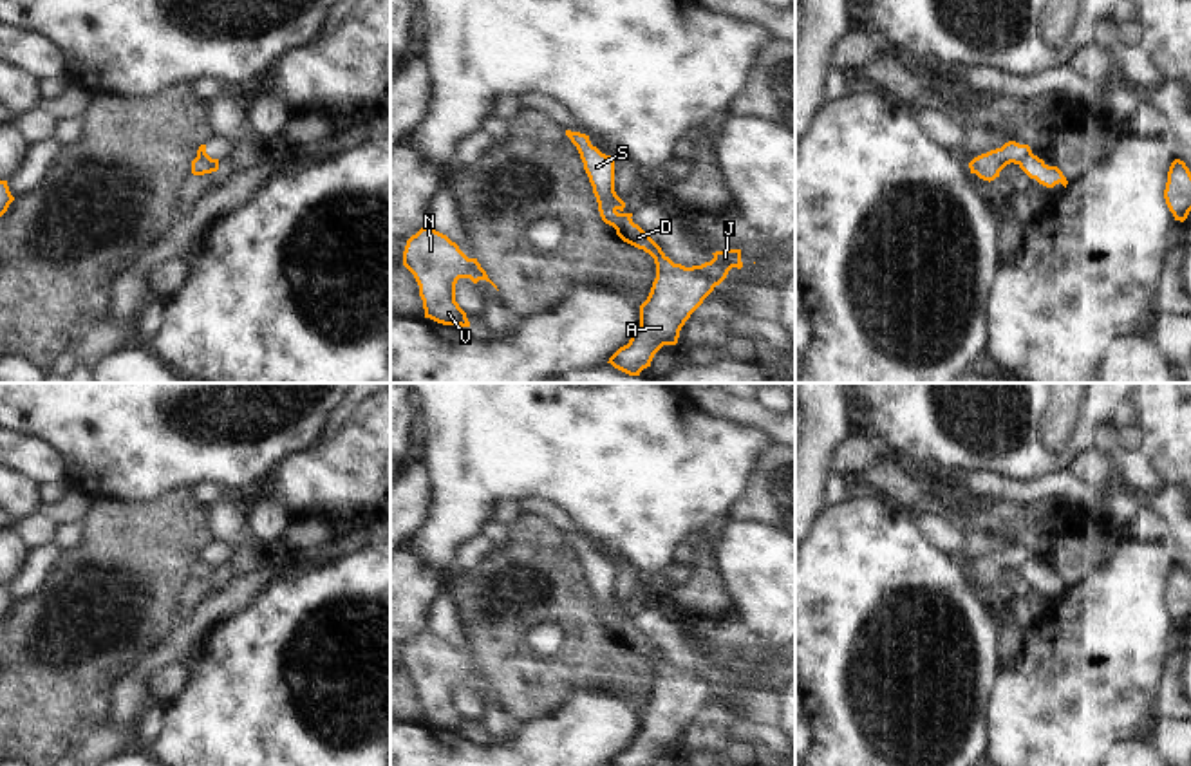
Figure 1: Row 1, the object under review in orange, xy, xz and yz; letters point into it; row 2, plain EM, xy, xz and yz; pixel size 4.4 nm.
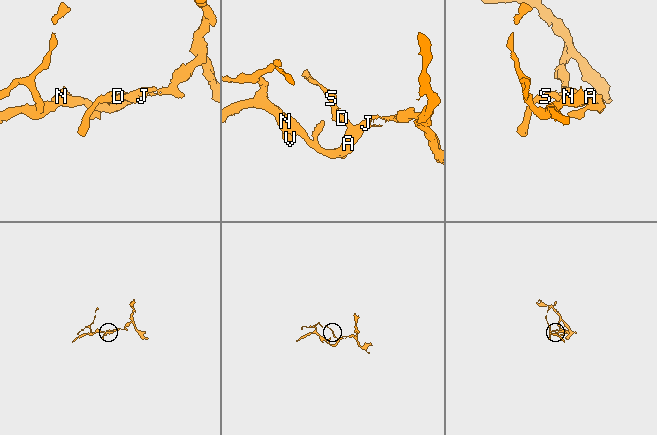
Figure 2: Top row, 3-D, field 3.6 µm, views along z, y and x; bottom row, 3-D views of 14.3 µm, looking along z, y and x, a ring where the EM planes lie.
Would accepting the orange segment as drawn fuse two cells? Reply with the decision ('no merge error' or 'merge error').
merge error

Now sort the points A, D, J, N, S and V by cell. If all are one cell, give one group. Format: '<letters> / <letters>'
A D J N V / S

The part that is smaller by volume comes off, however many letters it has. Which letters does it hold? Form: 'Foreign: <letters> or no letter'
Foreign: S

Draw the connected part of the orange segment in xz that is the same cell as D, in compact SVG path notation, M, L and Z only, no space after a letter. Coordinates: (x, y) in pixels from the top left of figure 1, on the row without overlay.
M598 609L600 621L605 629L616 634L616 640L649 658L656 668L656 683L652 687L647 705L640 710L640 732L633 737L627 750L620 752L609 766L652 766L654 759L663 750L676 750L680 735L690 719L703 708L703 705L719 690L732 672L741 674L741 654L723 654L712 658L714 663L701 670L685 672L674 668L661 652L638 631L633 623L611 614L605 609Z

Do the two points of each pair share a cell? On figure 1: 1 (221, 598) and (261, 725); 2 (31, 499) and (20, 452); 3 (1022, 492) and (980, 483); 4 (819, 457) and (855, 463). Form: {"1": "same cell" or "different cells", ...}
{"1": "different cells", "2": "different cells", "3": "same cell", "4": "different cells"}

